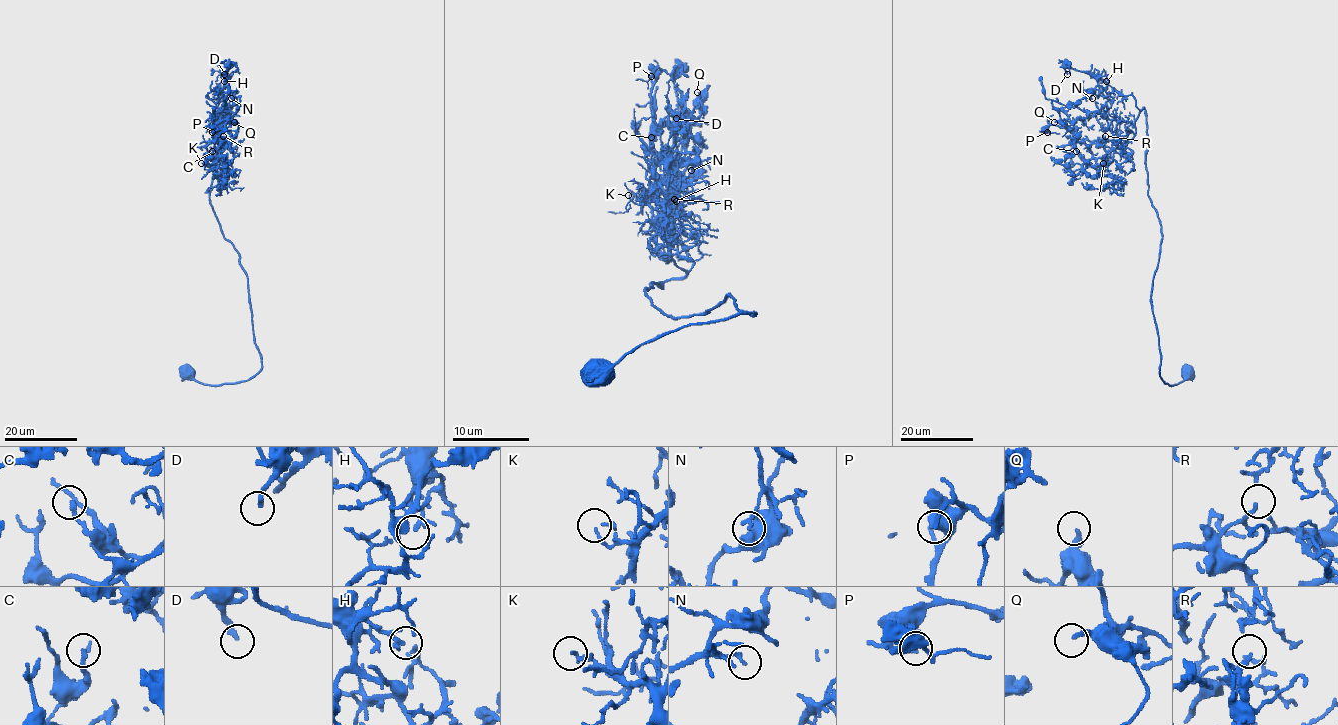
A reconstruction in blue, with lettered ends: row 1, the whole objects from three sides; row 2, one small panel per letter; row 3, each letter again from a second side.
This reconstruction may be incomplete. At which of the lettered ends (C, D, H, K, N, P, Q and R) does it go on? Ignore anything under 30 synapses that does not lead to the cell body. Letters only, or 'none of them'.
H

